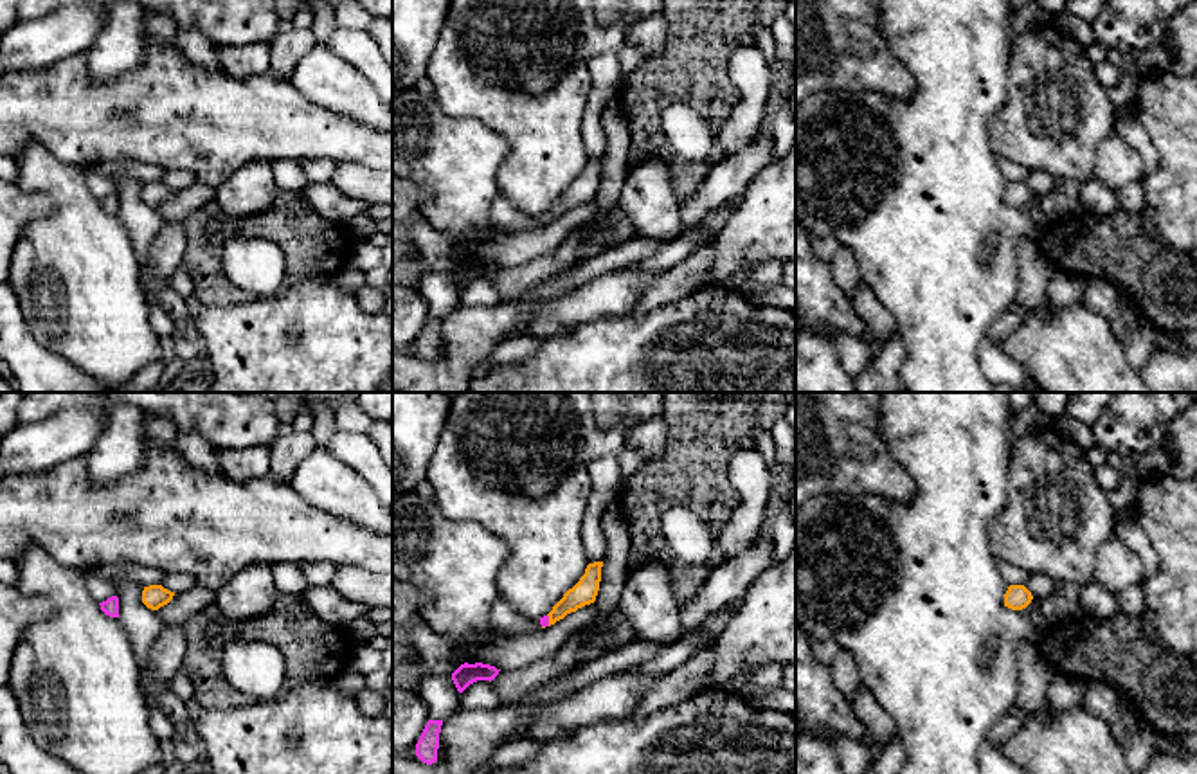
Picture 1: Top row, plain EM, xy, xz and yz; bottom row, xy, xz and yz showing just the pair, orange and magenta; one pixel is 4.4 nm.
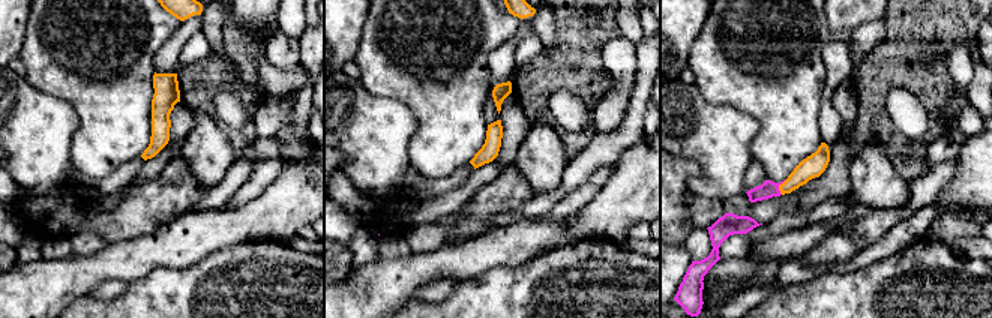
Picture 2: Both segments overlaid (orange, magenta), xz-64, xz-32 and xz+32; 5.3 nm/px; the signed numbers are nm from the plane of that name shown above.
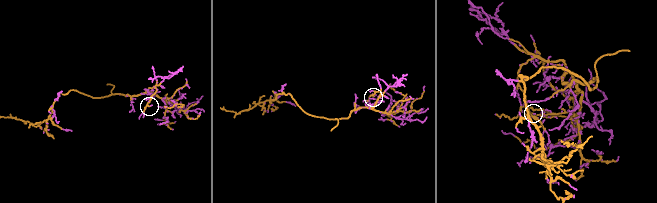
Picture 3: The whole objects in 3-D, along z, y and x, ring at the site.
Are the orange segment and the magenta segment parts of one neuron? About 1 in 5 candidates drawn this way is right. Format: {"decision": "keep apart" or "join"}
{"decision": "join"}

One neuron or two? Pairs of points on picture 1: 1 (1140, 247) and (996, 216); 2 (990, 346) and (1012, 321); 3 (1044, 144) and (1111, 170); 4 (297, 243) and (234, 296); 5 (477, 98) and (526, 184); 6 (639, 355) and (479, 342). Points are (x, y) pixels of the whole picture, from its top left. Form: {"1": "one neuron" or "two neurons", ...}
{"1": "two neurons", "2": "one neuron", "3": "two neurons", "4": "one neuron", "5": "one neuron", "6": "two neurons"}

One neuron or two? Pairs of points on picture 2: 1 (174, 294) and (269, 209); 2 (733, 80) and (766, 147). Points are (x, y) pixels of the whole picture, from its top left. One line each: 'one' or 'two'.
1: two
2: one

